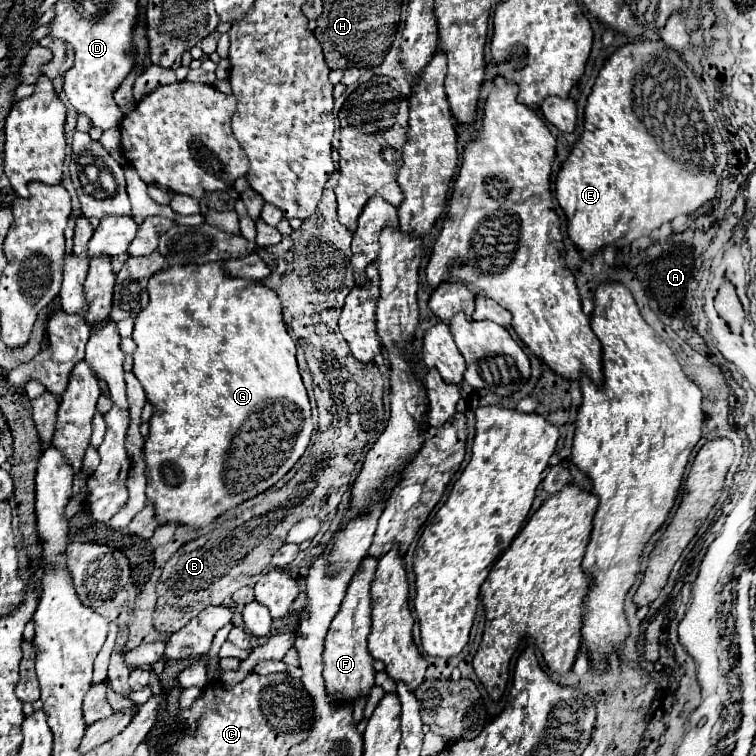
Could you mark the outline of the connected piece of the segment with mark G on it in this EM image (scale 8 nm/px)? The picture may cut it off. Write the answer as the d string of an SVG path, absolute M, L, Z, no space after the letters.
M208 263L208 265L172 265L168 269L162 269L150 277L148 283L148 305L138 313L132 339L136 343L134 357L134 375L142 383L146 391L148 403L154 407L154 413L150 417L150 433L144 443L144 459L146 459L146 497L152 499L156 519L160 523L178 523L192 529L208 527L218 519L218 515L224 515L226 511L238 507L238 503L244 503L246 499L252 499L254 495L260 495L268 487L272 487L276 481L280 481L300 459L300 455L306 451L310 435L312 435L312 415L310 415L310 401L306 387L302 383L302 377L298 373L296 365L296 347L292 337L288 335L278 295L258 285L250 279L232 279L222 271L220 263Z

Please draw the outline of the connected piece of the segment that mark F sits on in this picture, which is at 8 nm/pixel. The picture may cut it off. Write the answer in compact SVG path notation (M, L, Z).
M366 555L360 561L360 567L348 585L346 597L324 641L324 681L332 701L352 701L358 695L368 693L370 687L374 685L376 669L374 669L374 659L368 653L368 635L370 635L370 623L372 623L370 585L376 573L376 565L378 561L372 555Z

